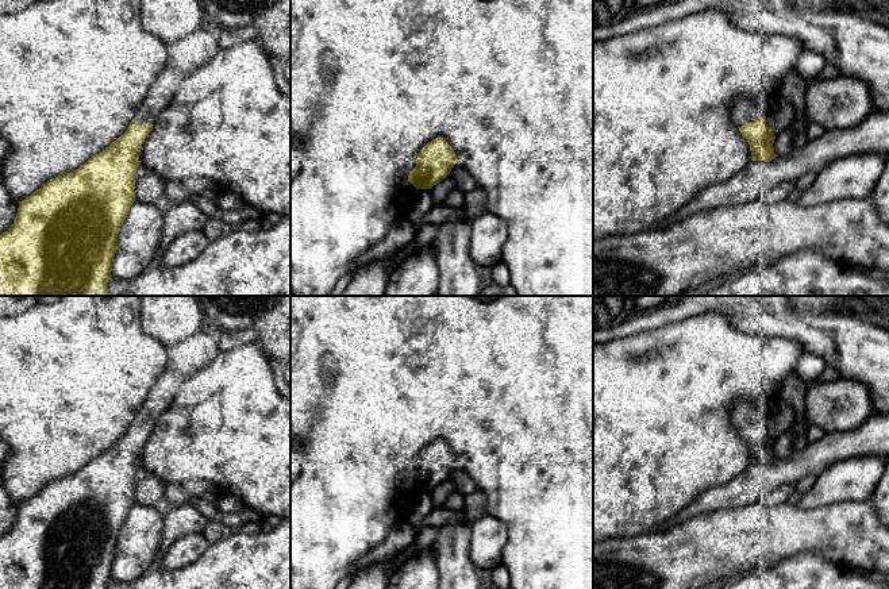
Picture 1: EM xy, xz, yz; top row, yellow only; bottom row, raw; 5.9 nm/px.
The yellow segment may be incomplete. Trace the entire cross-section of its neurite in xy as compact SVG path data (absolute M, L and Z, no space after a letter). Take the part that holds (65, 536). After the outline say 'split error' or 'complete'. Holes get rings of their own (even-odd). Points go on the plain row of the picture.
M168 367L122 439L78 471L47 484L19 504L14 526L0 538L0 589L108 589L118 536L135 504L141 450L153 424L173 403L178 381Z; split error

